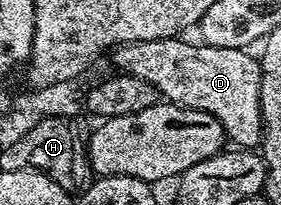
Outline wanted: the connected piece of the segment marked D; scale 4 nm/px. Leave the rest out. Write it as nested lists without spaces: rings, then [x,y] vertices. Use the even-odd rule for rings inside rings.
[[[181,37],[161,38],[129,42],[113,51],[115,71],[131,74],[140,80],[148,80],[165,101],[175,102],[178,106],[196,108],[208,112],[220,120],[226,130],[226,137],[235,147],[258,148],[262,144],[262,105],[260,104],[260,80],[262,67],[259,59],[250,55],[249,49],[216,48],[194,42],[182,42]]]

